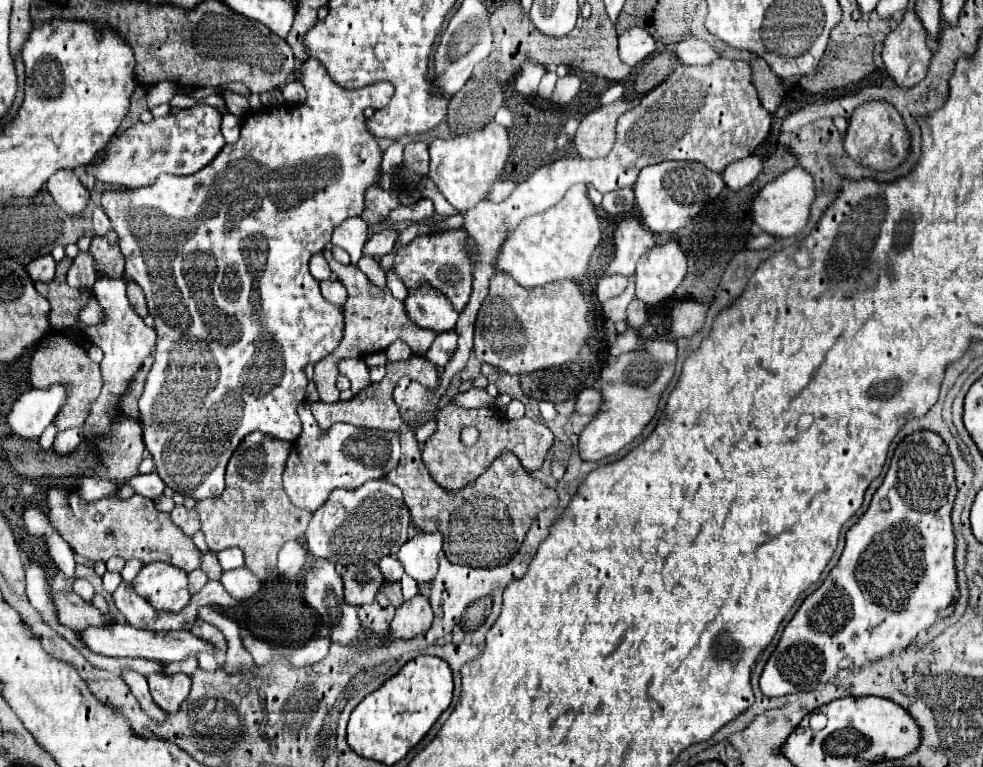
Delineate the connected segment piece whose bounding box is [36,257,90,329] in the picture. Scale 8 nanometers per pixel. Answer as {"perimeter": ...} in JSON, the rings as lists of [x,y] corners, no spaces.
{"perimeter":[[[64,257],[56,267],[56,279],[52,283],[36,283],[36,291],[48,299],[50,315],[48,321],[54,329],[68,329],[76,323],[80,305],[86,303],[90,291],[72,289],[66,283],[66,271],[70,267],[70,257]]]}

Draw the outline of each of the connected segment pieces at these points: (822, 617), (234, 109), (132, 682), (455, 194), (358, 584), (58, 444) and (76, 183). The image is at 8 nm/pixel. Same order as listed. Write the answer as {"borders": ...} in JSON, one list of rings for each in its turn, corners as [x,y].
{"borders":[[[[930,429],[904,437],[892,455],[890,469],[880,489],[876,489],[868,511],[848,529],[846,547],[836,567],[828,573],[826,581],[804,599],[794,619],[786,625],[782,639],[760,677],[760,689],[766,697],[812,691],[820,683],[832,681],[838,671],[844,669],[846,661],[850,663],[850,669],[854,669],[862,667],[866,661],[898,653],[910,647],[910,643],[938,619],[954,613],[954,599],[958,599],[954,567],[956,537],[950,519],[954,499],[954,465],[944,439]]],[[[224,93],[224,99],[226,99],[226,105],[228,105],[228,111],[238,115],[238,117],[244,117],[250,111],[248,97],[242,97],[242,95],[236,95],[236,93]]],[[[126,671],[126,673],[124,673],[124,681],[126,681],[128,687],[132,689],[132,693],[136,695],[140,707],[148,713],[148,717],[152,717],[152,721],[164,721],[166,713],[162,713],[162,711],[158,709],[158,705],[154,705],[152,695],[150,695],[150,691],[148,691],[146,679],[144,679],[142,675],[138,675],[138,673]]],[[[488,123],[484,131],[457,135],[454,139],[438,137],[430,143],[428,149],[430,149],[430,171],[426,177],[434,181],[434,185],[440,189],[440,193],[456,211],[466,211],[476,207],[480,201],[488,199],[490,189],[504,171],[510,153],[510,139],[508,131],[502,125]]],[[[372,561],[348,565],[342,579],[344,579],[344,601],[354,607],[372,603],[380,585],[384,583],[378,565],[374,565]]],[[[68,429],[68,431],[62,431],[62,433],[58,433],[58,435],[56,435],[52,449],[54,449],[54,453],[56,453],[56,455],[64,457],[64,455],[74,453],[74,451],[76,451],[76,447],[80,445],[80,441],[82,441],[82,431]]],[[[56,171],[46,183],[54,203],[68,215],[78,215],[88,207],[90,191],[74,171]]]]}

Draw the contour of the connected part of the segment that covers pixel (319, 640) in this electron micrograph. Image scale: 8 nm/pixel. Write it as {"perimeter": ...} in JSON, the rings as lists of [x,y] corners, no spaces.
{"perimeter":[[[316,637],[312,641],[308,641],[306,645],[302,645],[300,649],[294,651],[294,655],[288,657],[290,667],[306,667],[306,665],[314,665],[316,661],[324,659],[330,647],[330,637]]]}

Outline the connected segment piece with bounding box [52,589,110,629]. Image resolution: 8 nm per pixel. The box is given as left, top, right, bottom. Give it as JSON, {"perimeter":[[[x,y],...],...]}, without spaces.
{"perimeter":[[[54,591],[52,601],[56,601],[58,623],[70,629],[86,629],[90,625],[106,625],[110,623],[108,615],[102,615],[94,605],[86,603],[76,593],[68,591]]]}

